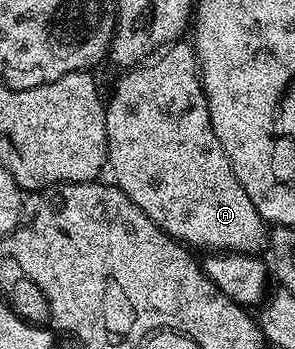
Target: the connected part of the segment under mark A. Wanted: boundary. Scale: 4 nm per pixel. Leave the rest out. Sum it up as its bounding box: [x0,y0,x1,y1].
[105,42,269,254]

